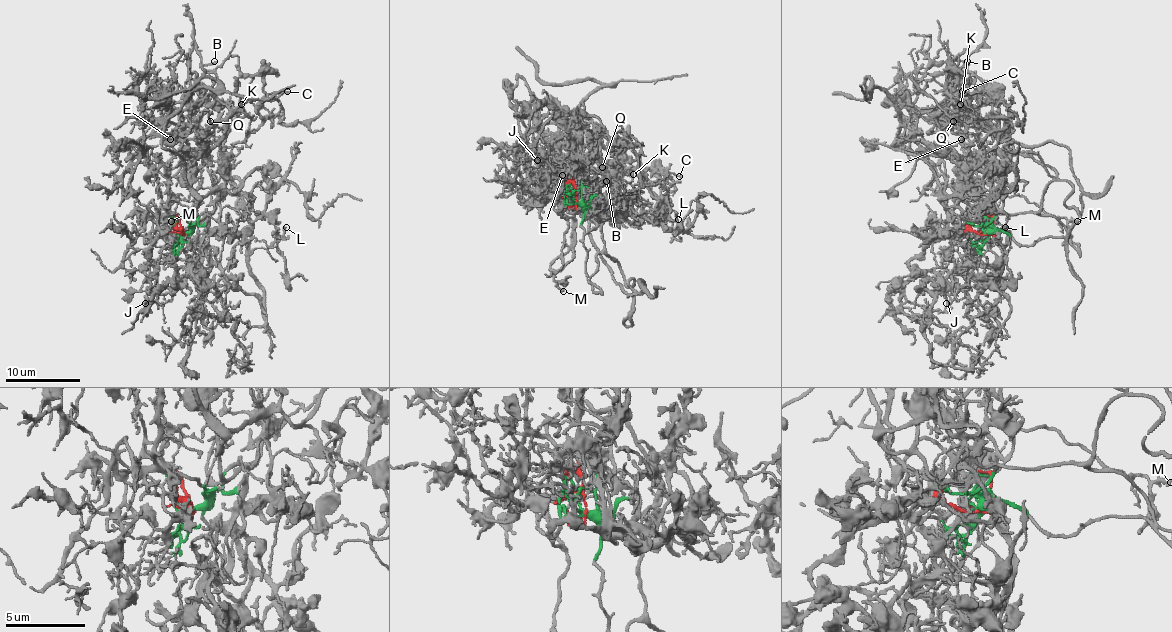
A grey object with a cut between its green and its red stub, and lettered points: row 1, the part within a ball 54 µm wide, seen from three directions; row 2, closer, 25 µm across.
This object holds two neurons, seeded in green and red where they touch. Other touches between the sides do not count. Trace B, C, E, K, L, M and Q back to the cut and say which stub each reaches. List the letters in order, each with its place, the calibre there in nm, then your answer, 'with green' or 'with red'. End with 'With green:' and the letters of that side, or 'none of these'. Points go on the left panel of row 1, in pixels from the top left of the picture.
B: (214, 61) | 150 nm | with red
C: (287, 91) | 170 nm | with red
E: (170, 139) | 170 nm | with green
K: (241, 104) | 140 nm | with red
L: (286, 227) | 220 nm | with red
M: (171, 221) | 190 nm | with green
Q: (210, 121) | 100 nm | with red
With green: E, M

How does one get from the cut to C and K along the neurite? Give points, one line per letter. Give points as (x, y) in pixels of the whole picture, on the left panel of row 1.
C: (185, 233), (175, 220), (198, 220), (198, 201), (222, 183), (235, 143), (265, 119), (258, 104), (288, 91)
K: (185, 233), (175, 220), (196, 222), (198, 201), (224, 183), (226, 158), (220, 141), (232, 110), (241, 104)

